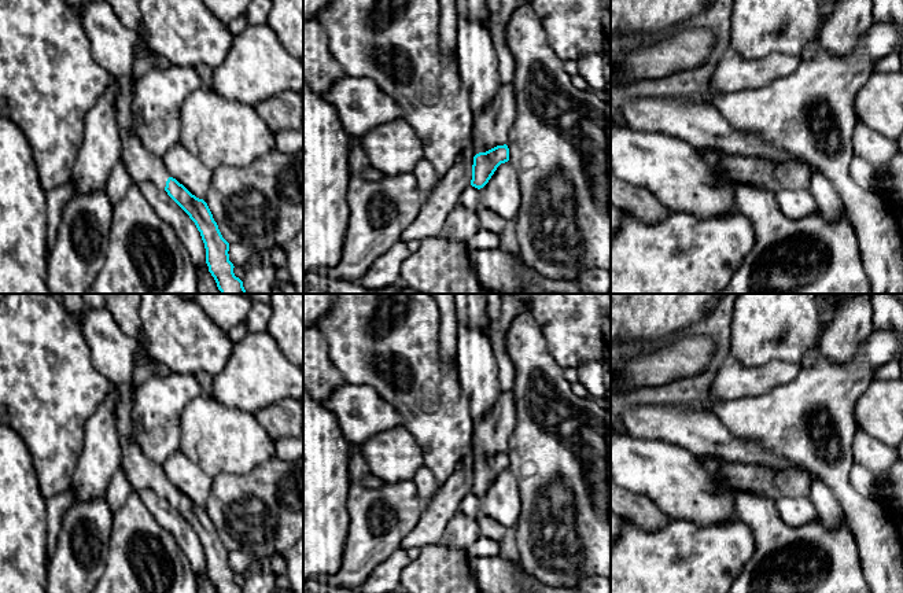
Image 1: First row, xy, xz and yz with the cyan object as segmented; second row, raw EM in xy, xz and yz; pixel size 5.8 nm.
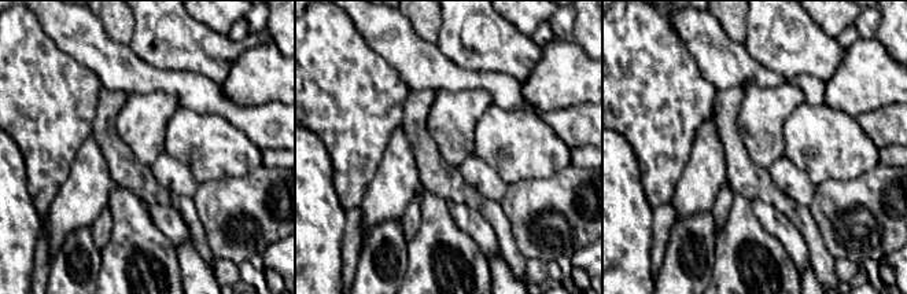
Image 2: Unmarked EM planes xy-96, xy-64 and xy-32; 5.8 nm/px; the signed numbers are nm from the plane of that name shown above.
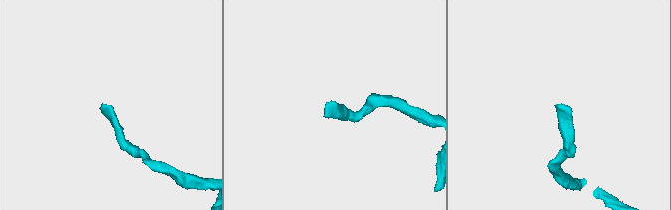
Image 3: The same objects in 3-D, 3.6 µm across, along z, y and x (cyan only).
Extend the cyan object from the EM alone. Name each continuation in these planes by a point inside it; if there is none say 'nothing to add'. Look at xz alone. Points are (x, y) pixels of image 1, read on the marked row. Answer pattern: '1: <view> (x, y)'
1: xz (470, 151)

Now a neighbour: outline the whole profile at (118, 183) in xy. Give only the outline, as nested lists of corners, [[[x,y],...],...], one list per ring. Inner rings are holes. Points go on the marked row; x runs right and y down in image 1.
[[[119,159],[118,163],[113,167],[106,184],[106,195],[113,207],[118,205],[132,184],[133,180],[130,178],[124,162]]]

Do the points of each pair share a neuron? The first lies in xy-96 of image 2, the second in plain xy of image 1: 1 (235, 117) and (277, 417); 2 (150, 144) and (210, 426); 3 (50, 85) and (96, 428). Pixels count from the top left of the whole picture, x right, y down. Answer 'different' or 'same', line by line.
1: same
2: different
3: different

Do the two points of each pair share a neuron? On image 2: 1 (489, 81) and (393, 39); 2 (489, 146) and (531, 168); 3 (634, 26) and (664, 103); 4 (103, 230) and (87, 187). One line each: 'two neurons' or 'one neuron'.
1: one neuron
2: one neuron
3: one neuron
4: two neurons

